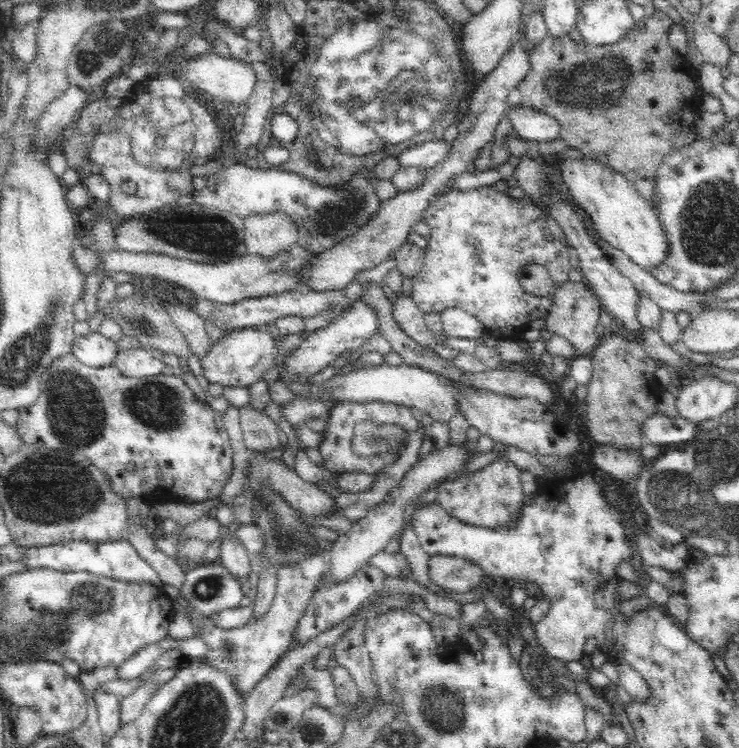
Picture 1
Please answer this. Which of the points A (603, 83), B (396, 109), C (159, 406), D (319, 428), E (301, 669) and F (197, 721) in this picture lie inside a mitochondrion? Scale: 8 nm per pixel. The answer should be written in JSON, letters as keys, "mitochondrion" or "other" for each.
{"A":"mitochondrion","B":"mitochondrion","C":"mitochondrion","D":"other","E":"other","F":"mitochondrion"}

